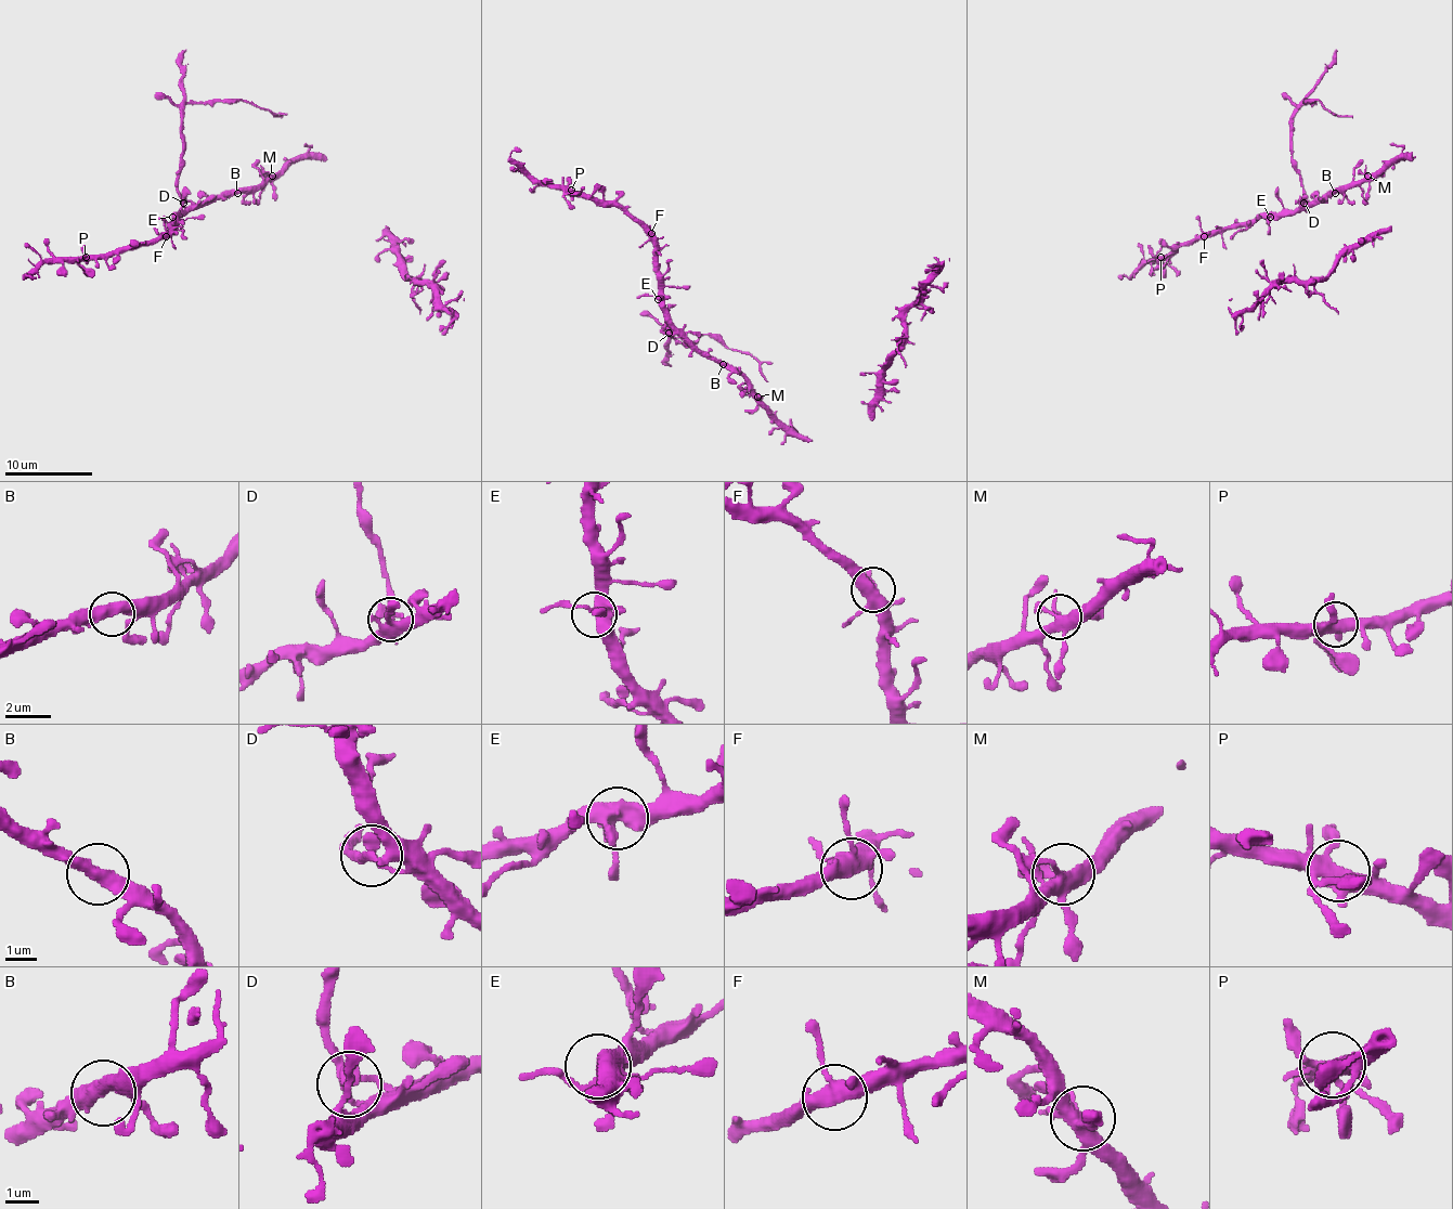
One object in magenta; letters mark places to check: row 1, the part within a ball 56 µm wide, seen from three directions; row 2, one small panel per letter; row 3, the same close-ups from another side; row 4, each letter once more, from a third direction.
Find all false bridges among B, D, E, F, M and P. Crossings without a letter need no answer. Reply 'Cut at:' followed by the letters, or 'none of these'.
Cut at: D

